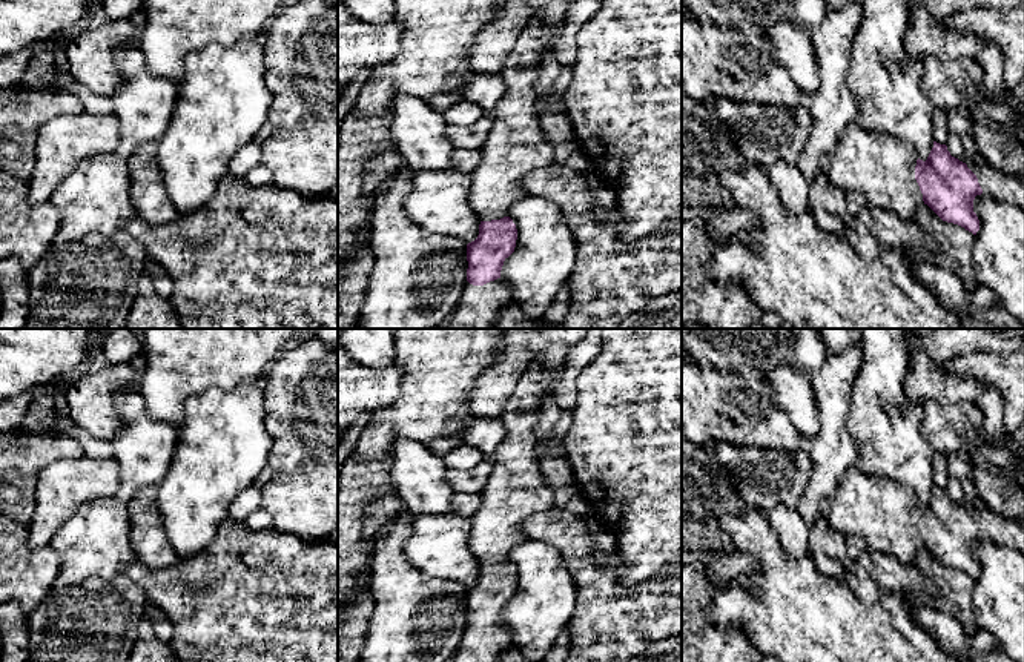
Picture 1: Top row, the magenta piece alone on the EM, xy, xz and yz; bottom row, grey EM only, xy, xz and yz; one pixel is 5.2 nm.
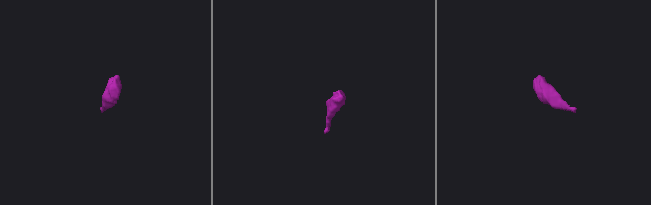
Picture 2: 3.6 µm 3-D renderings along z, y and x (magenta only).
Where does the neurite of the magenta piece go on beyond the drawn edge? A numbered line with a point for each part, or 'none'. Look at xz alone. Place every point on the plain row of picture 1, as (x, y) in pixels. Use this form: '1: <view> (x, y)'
1: xz (515, 489)
2: xz (478, 645)

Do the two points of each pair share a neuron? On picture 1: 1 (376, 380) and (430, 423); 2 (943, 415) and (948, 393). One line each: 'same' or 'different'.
1: different
2: different

